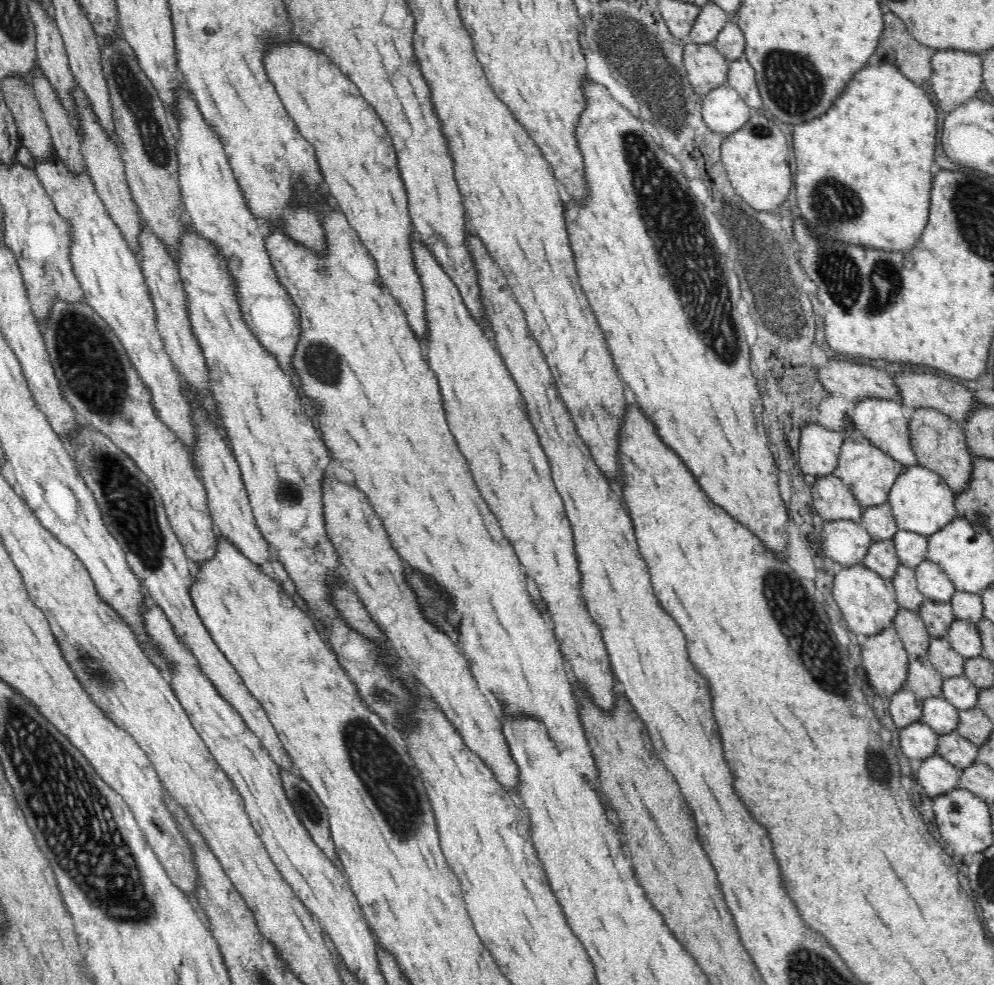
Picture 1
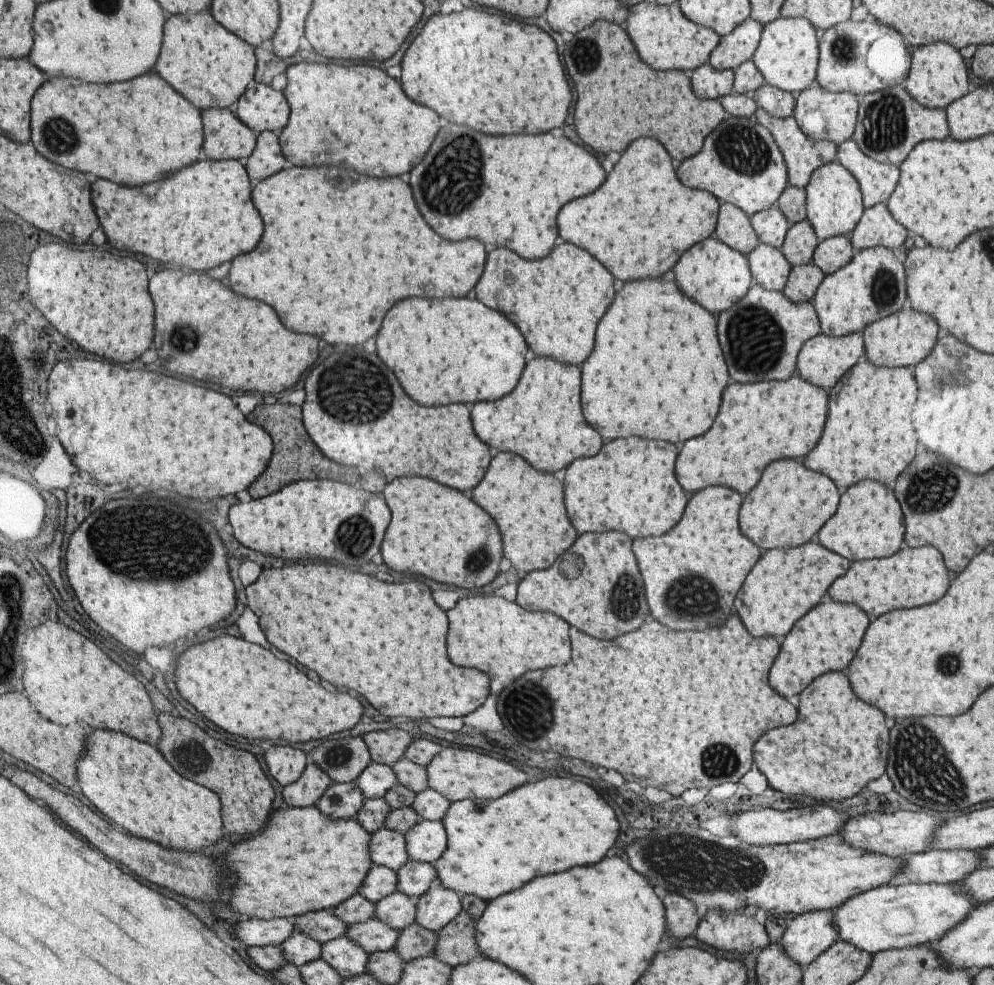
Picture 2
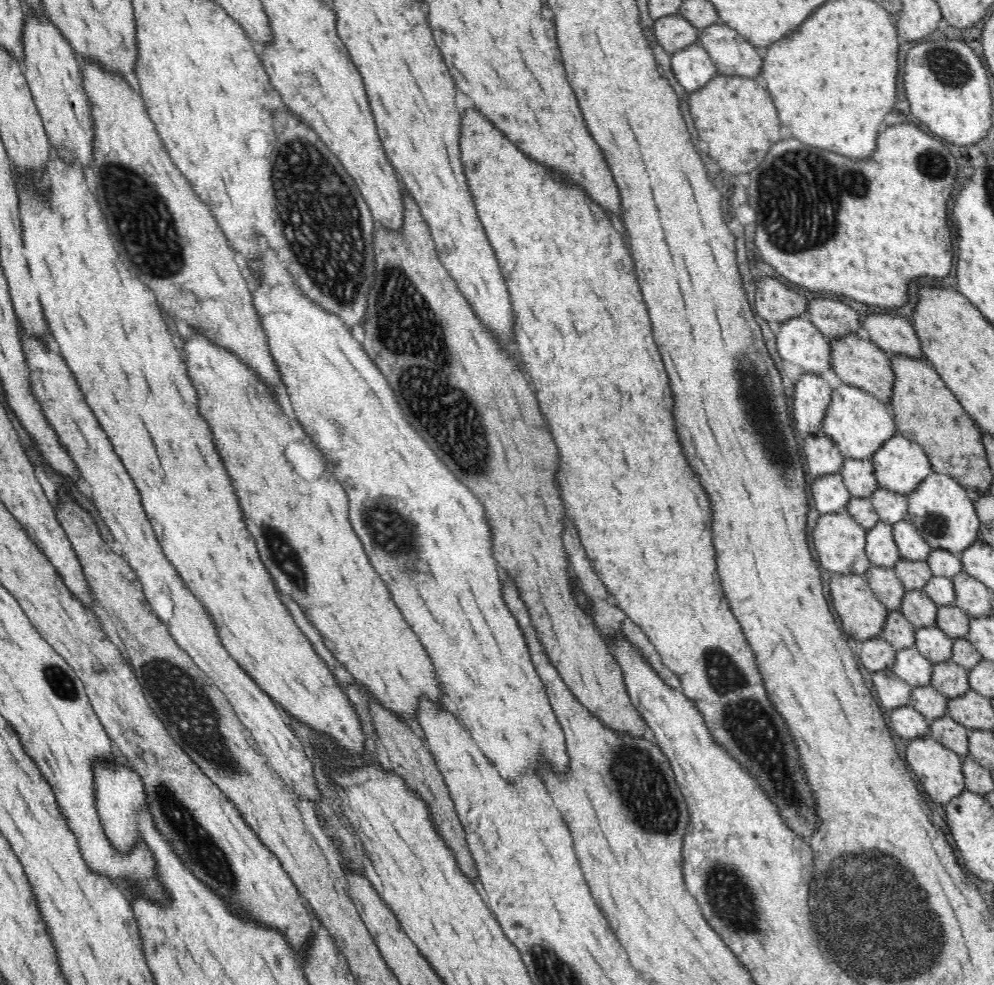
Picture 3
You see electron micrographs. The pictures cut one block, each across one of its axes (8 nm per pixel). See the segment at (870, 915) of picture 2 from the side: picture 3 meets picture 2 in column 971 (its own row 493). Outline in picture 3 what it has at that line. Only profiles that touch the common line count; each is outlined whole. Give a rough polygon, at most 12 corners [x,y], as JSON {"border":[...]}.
{"border":[[899,434],[870,459],[879,486],[906,496],[933,471]]}

